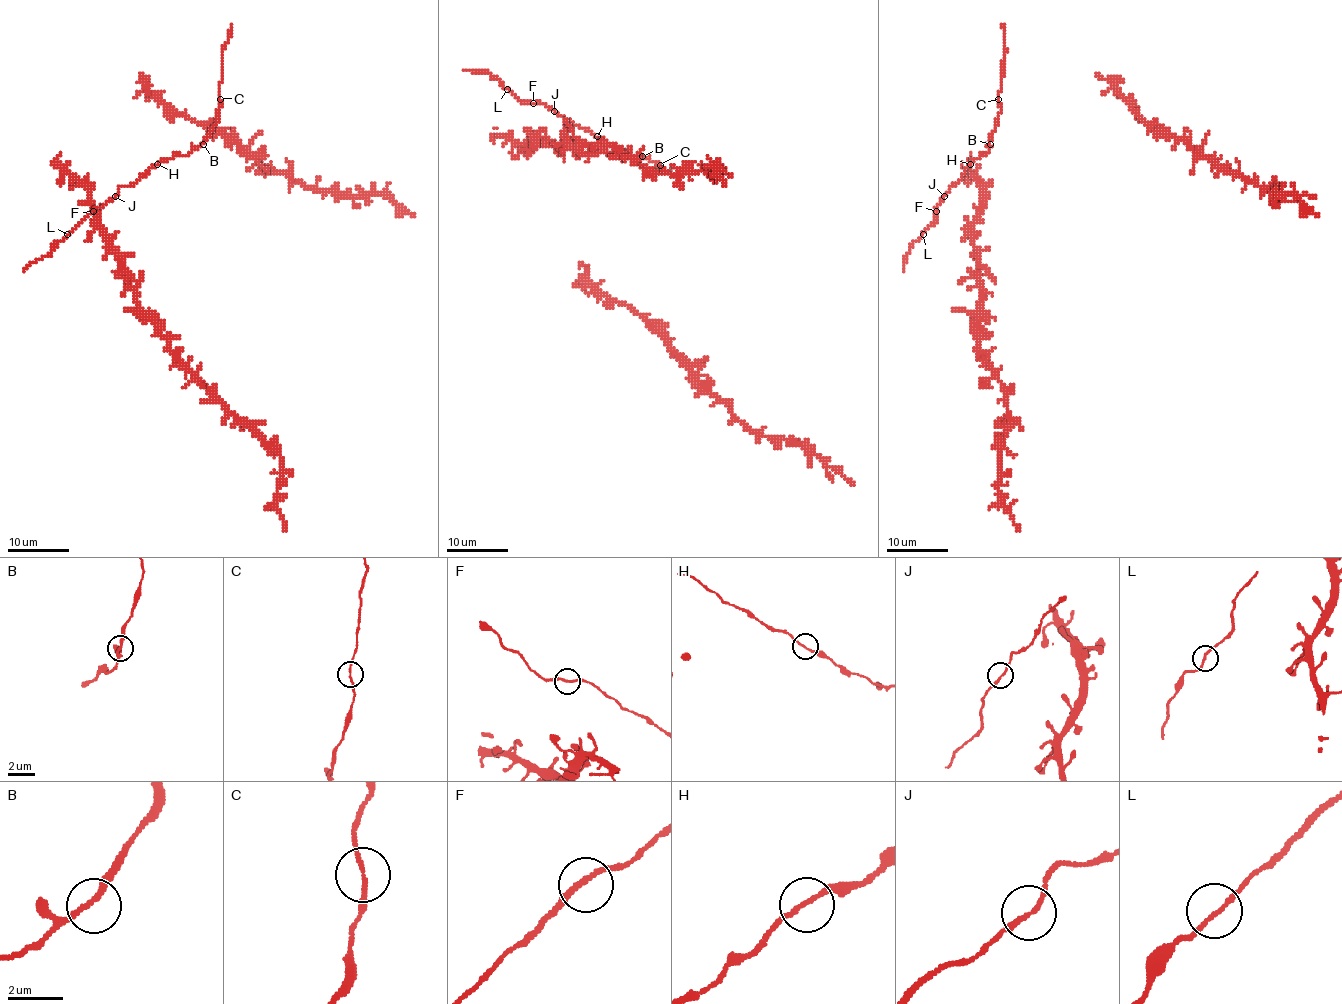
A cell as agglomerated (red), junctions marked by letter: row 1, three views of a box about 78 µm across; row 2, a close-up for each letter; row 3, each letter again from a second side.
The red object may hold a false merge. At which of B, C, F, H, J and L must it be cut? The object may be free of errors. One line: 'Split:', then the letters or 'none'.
Split: none

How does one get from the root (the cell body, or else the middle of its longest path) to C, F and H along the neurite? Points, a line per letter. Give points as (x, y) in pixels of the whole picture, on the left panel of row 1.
C: (201, 142), (217, 121), (220, 98)
F: (201, 142), (186, 155), (176, 155), (157, 162), (133, 184), (122, 185), (113, 197), (93, 211)
H: (201, 142), (186, 155), (176, 155), (157, 164)

